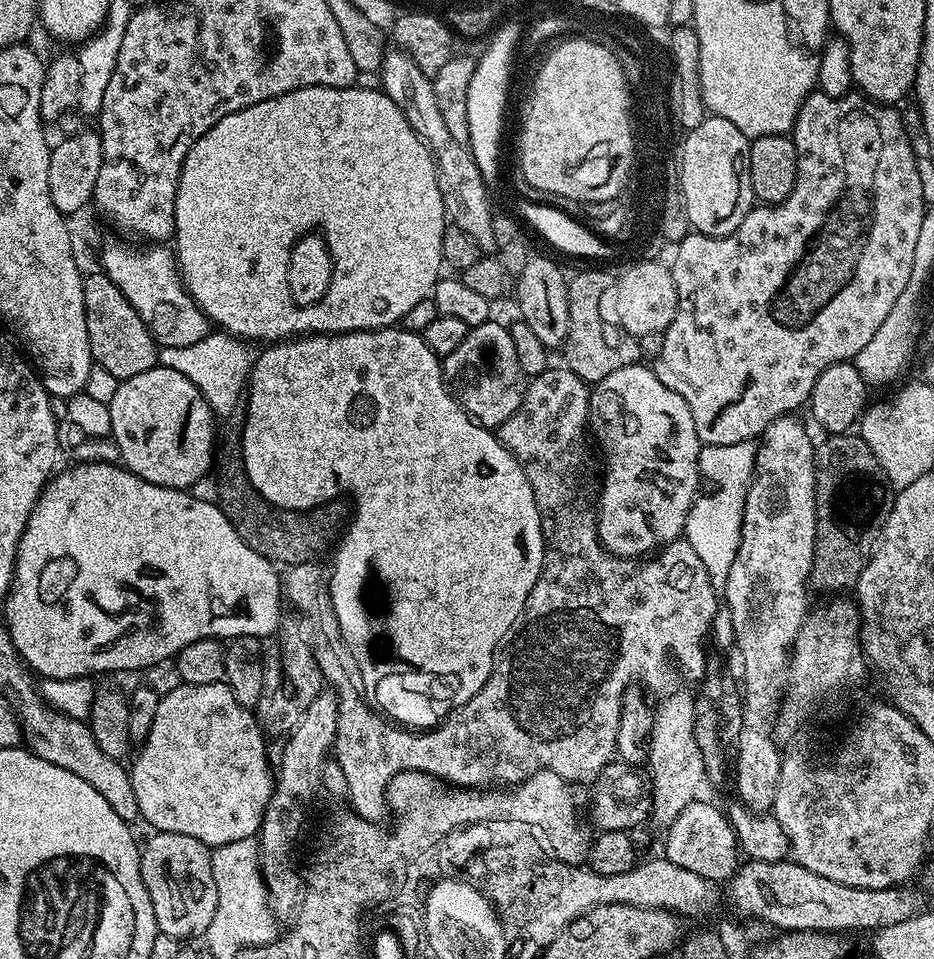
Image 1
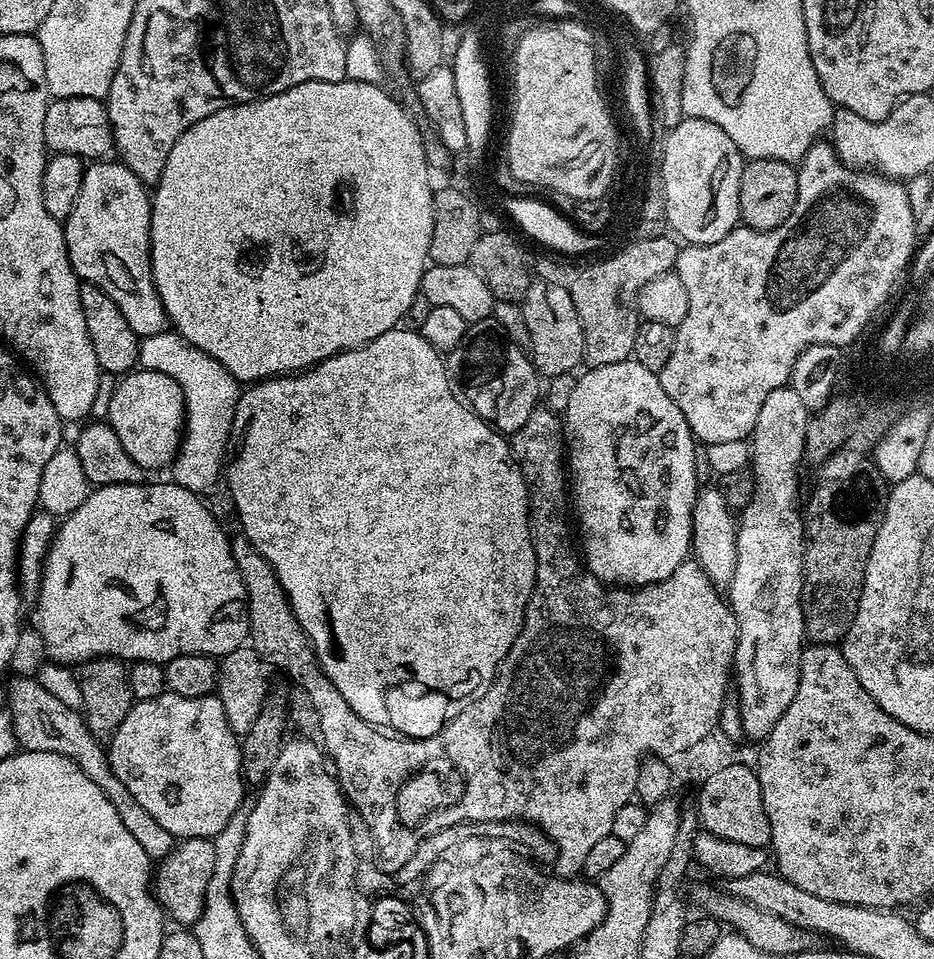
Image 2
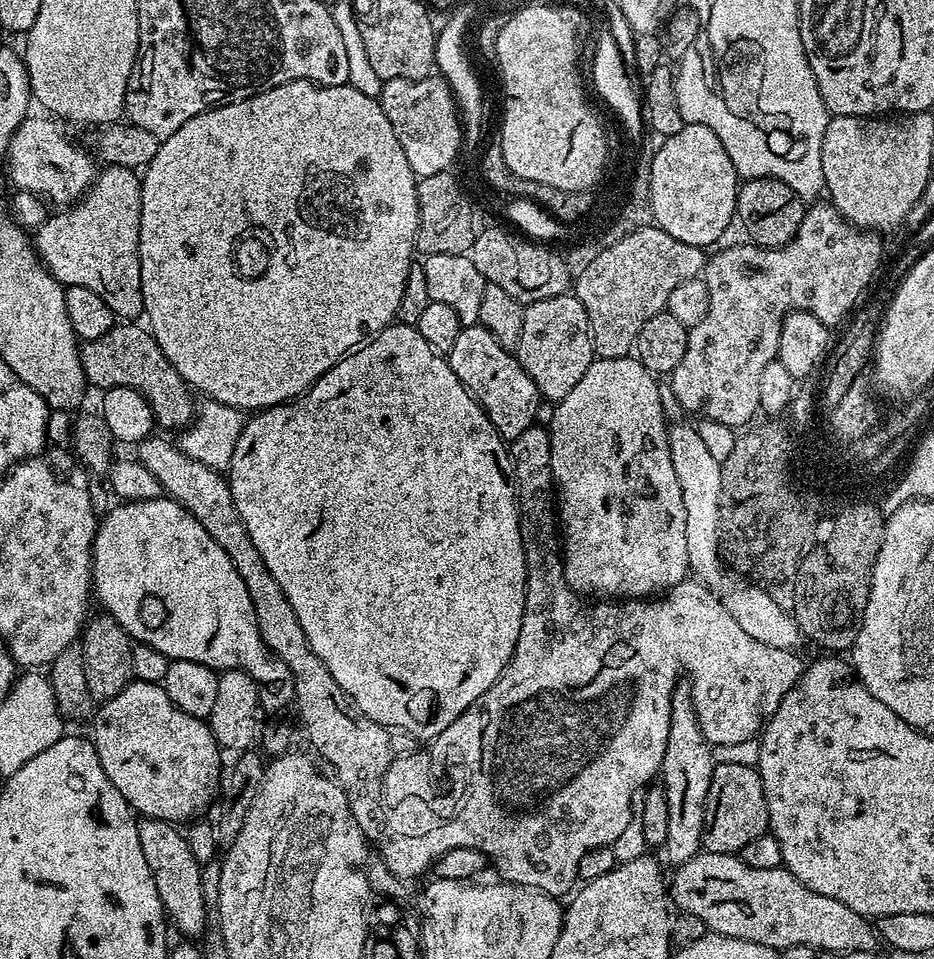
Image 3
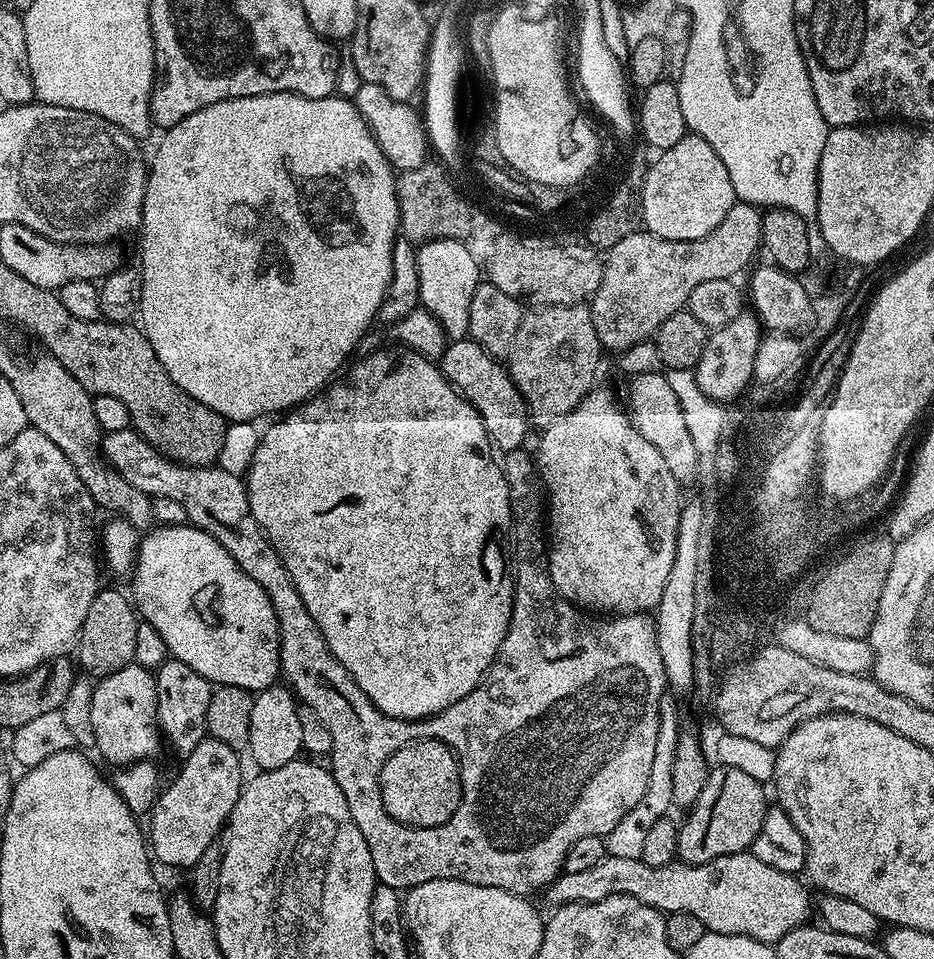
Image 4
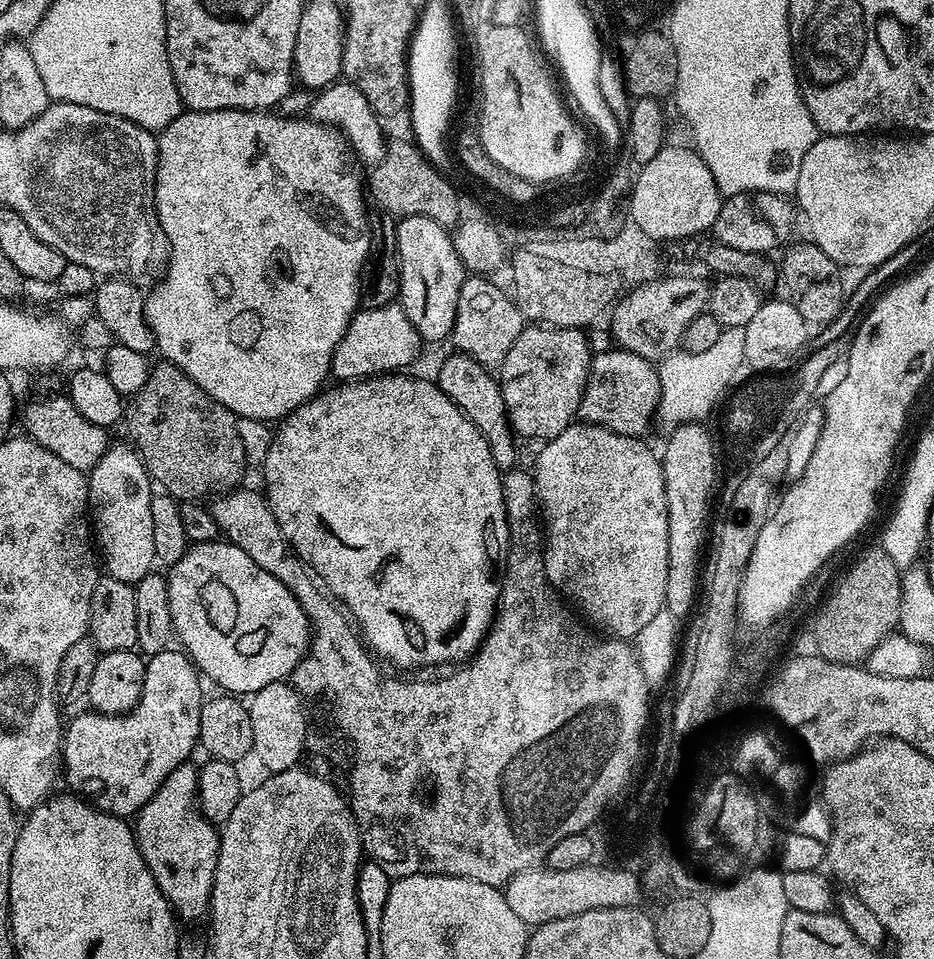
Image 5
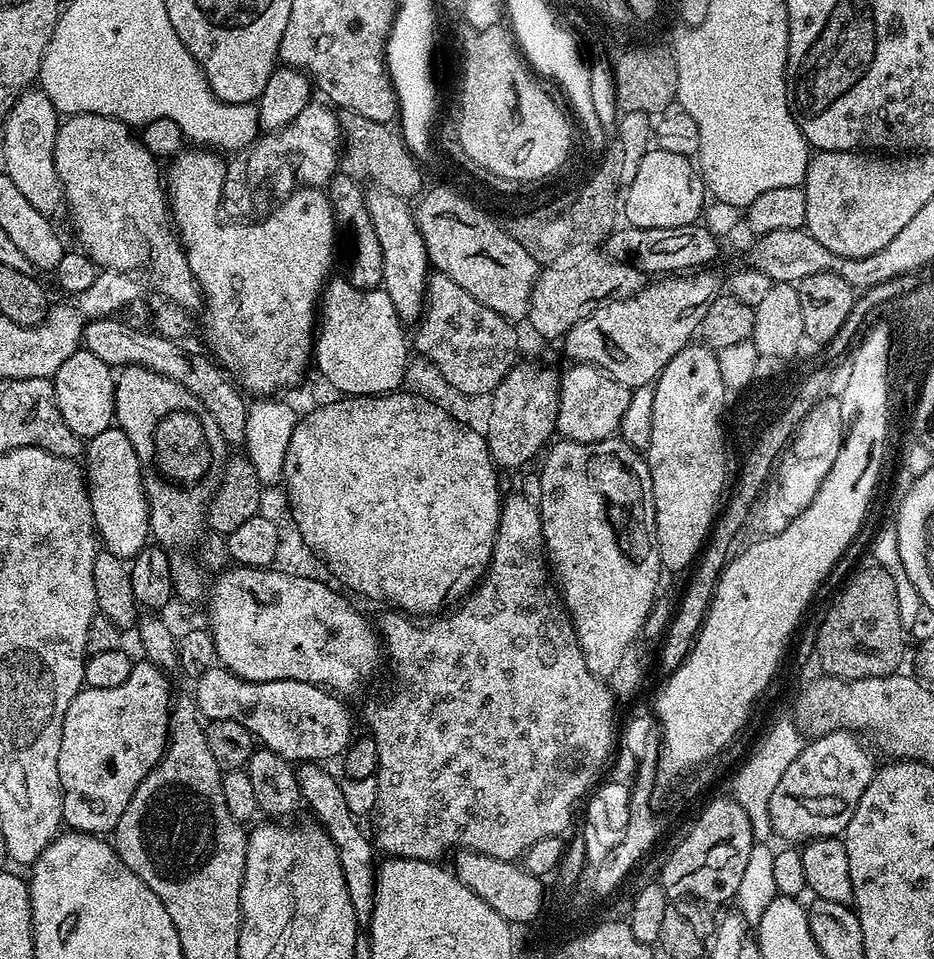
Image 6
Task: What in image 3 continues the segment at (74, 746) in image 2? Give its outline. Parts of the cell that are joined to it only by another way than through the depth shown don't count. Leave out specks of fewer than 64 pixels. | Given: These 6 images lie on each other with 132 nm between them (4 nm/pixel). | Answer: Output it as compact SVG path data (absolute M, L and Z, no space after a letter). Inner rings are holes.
M137 819L138 838L142 842L142 855L150 866L154 886L158 886L158 898L164 903L164 911L171 927L181 932L181 937L196 938L204 932L210 916L210 904L204 899L202 866L190 850L188 837L179 832L175 823L166 820Z

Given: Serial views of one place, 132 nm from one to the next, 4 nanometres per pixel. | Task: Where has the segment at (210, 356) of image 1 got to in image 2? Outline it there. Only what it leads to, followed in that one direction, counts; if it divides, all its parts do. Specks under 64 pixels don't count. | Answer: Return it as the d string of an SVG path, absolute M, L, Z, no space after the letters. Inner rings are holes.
M174 330L143 337L138 364L141 369L161 372L178 382L184 395L184 430L180 451L170 465L171 479L186 490L205 494L222 480L222 465L230 448L232 423L242 391L241 381L235 380L222 362L186 343Z

